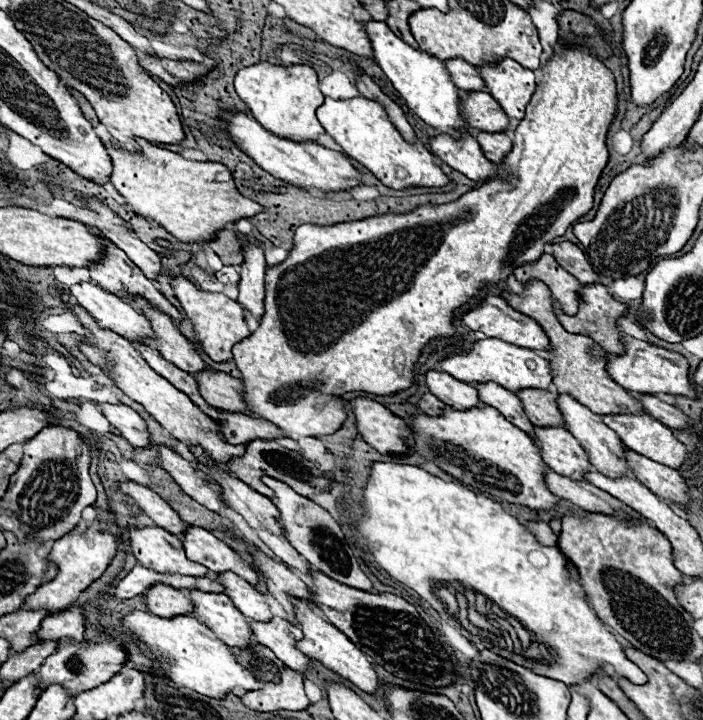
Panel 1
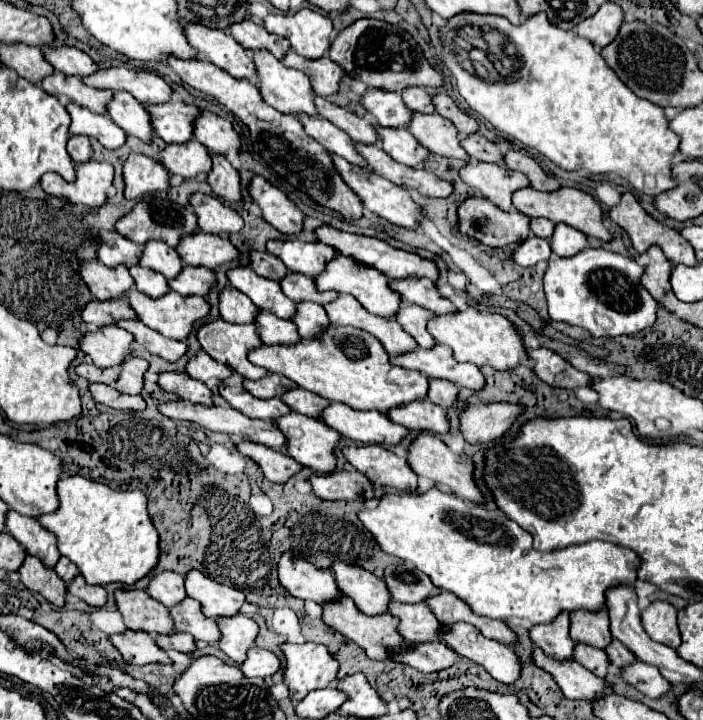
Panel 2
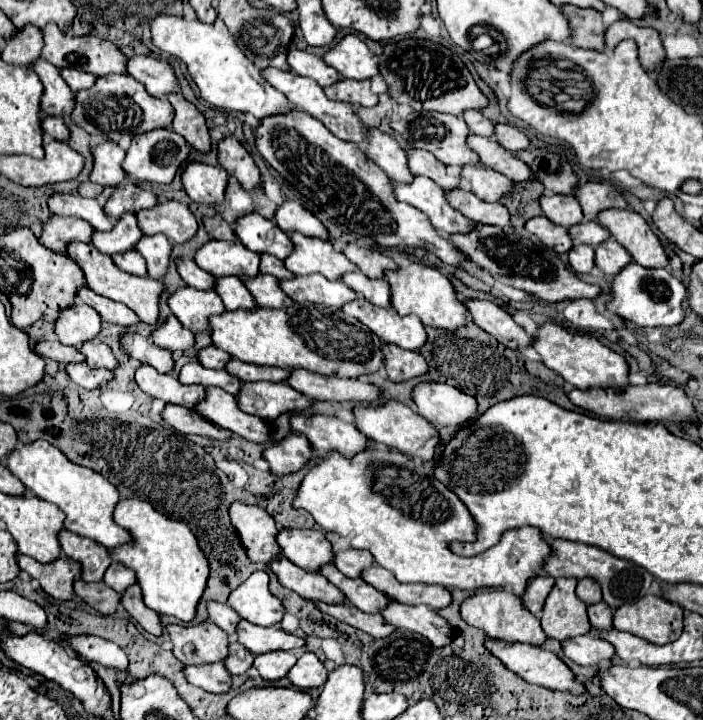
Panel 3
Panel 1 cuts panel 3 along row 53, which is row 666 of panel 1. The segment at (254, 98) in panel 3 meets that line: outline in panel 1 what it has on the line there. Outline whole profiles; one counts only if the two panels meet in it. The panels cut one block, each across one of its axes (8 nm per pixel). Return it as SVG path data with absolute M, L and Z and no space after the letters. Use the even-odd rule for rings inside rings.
M134 610L122 616L120 630L136 636L136 640L144 644L148 652L152 652L156 662L166 664L166 676L174 682L176 688L190 688L210 698L224 698L226 694L232 692L232 688L242 690L260 688L260 682L234 660L230 648L222 640L218 640L210 628L202 626L192 616L160 618L150 612Z

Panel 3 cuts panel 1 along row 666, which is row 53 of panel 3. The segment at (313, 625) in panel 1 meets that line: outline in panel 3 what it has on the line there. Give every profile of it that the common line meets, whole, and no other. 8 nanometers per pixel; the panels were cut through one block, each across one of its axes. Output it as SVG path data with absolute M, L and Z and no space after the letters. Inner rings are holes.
M356 34L342 38L330 52L324 54L324 62L338 68L344 78L352 80L370 80L380 74L374 54Z

